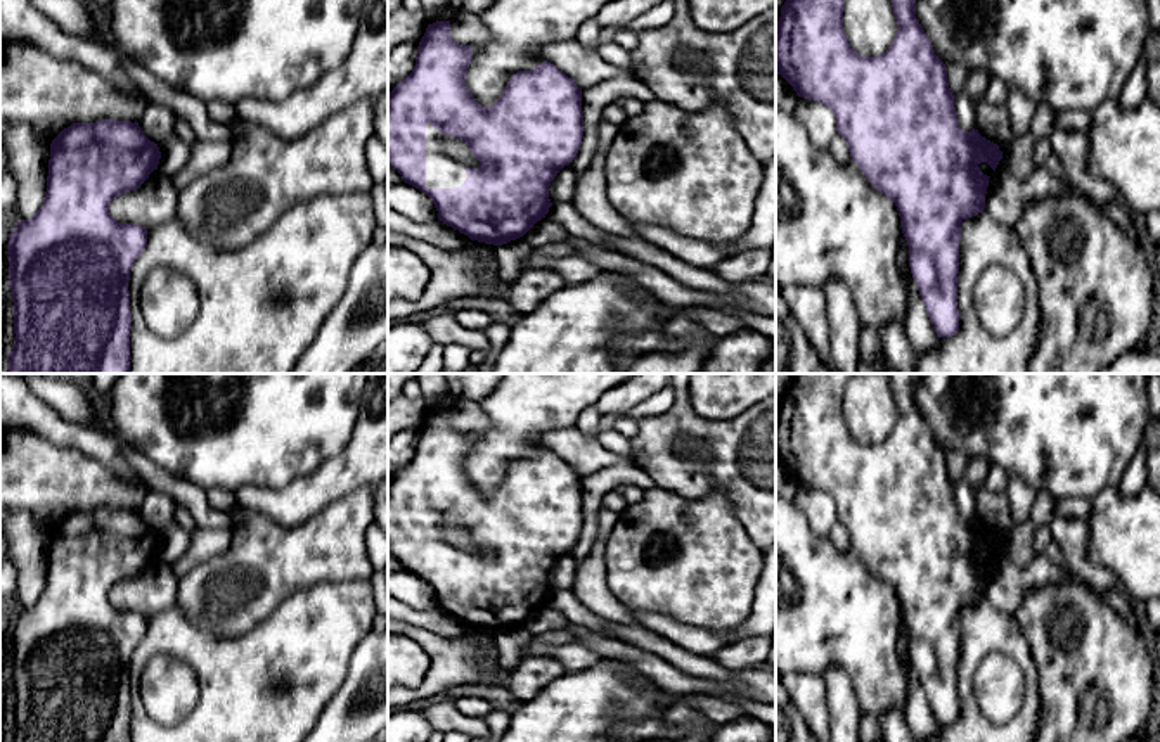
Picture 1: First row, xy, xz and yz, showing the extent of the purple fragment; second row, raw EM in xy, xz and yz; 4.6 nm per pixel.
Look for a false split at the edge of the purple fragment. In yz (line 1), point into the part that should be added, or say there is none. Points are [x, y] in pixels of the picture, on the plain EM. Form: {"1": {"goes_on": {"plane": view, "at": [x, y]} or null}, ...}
{"1": {"goes_on": null}}

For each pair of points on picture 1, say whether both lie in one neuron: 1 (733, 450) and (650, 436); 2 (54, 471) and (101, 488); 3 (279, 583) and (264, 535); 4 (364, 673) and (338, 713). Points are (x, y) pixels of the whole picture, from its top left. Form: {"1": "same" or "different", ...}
{"1": "same", "2": "same", "3": "same", "4": "same"}

